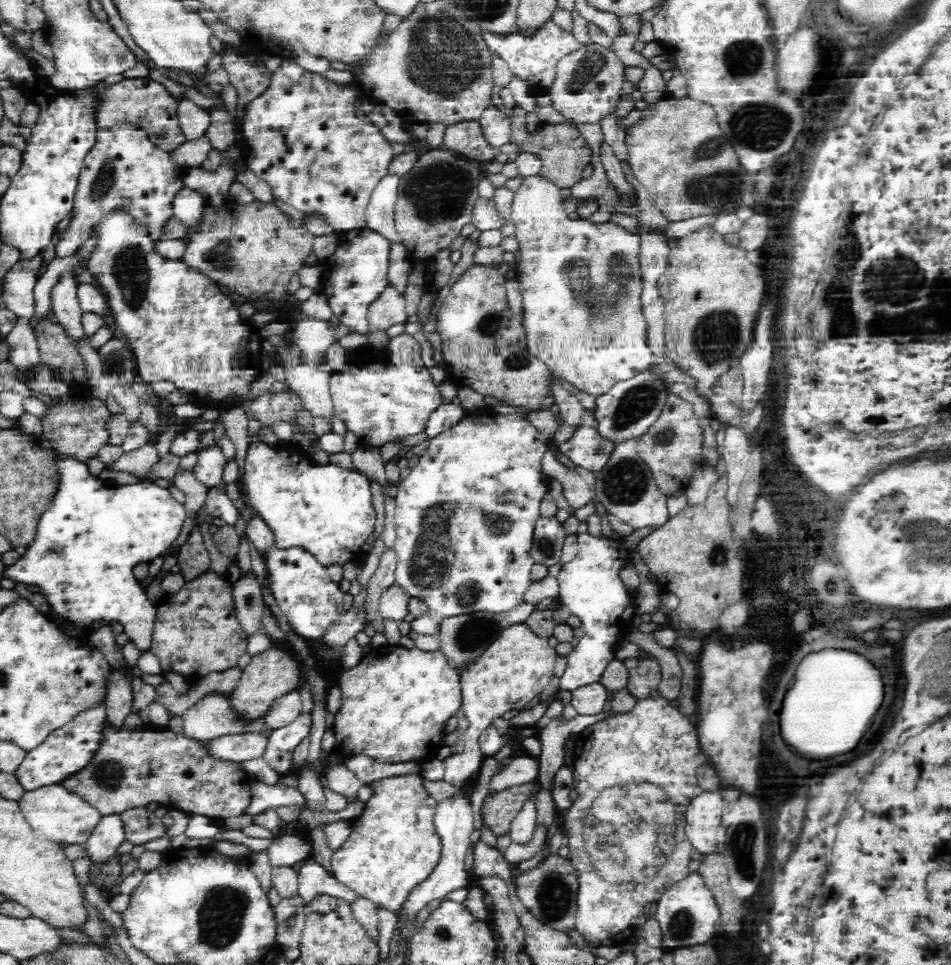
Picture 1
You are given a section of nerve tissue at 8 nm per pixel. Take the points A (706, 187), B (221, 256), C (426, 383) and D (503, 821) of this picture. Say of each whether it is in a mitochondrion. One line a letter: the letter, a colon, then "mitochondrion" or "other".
A: mitochondrion
B: mitochondrion
C: other
D: other

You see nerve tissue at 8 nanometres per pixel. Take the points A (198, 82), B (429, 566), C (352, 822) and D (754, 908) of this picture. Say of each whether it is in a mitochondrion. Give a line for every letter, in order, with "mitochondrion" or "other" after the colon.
A: other
B: mitochondrion
C: other
D: other

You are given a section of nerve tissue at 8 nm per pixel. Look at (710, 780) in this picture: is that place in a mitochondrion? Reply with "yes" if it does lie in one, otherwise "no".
no

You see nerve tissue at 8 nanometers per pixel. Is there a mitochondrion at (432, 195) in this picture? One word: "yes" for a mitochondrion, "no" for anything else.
yes

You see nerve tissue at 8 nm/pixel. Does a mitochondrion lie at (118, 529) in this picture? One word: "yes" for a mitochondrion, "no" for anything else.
no

